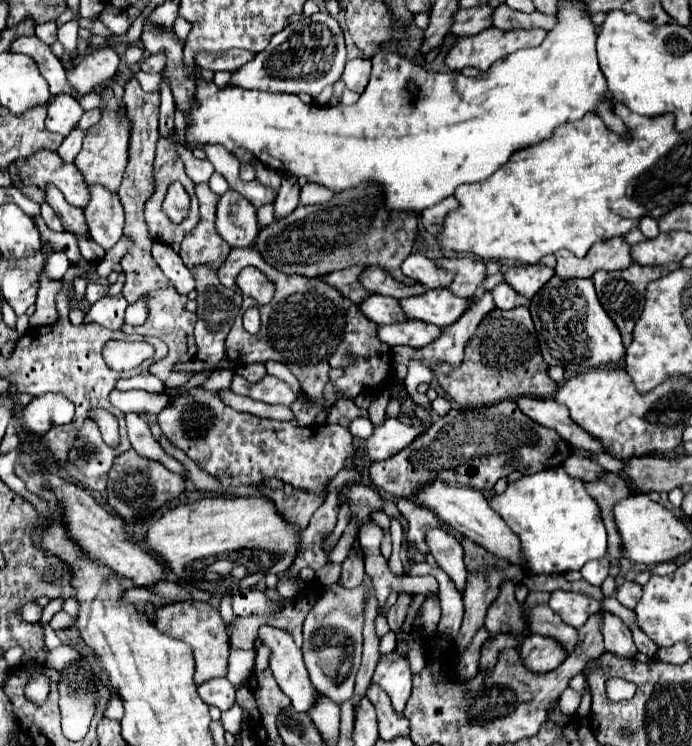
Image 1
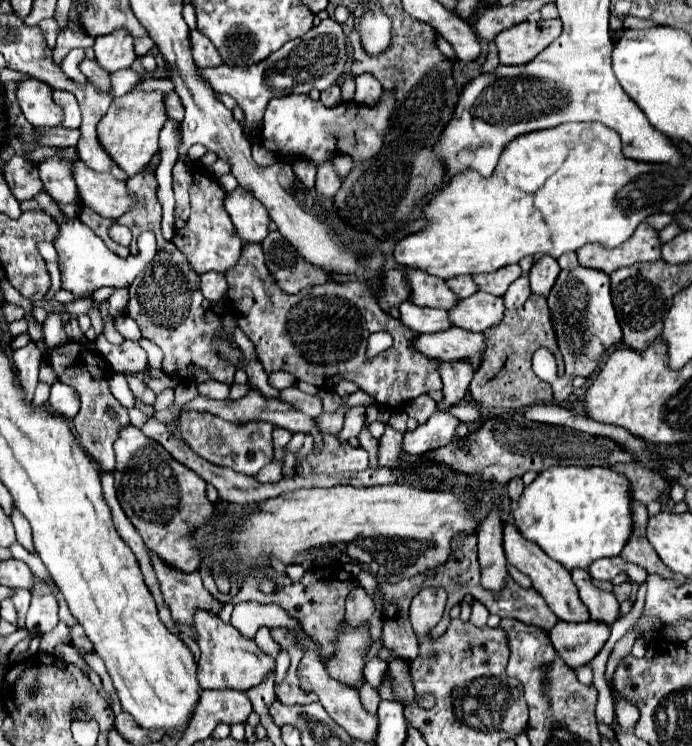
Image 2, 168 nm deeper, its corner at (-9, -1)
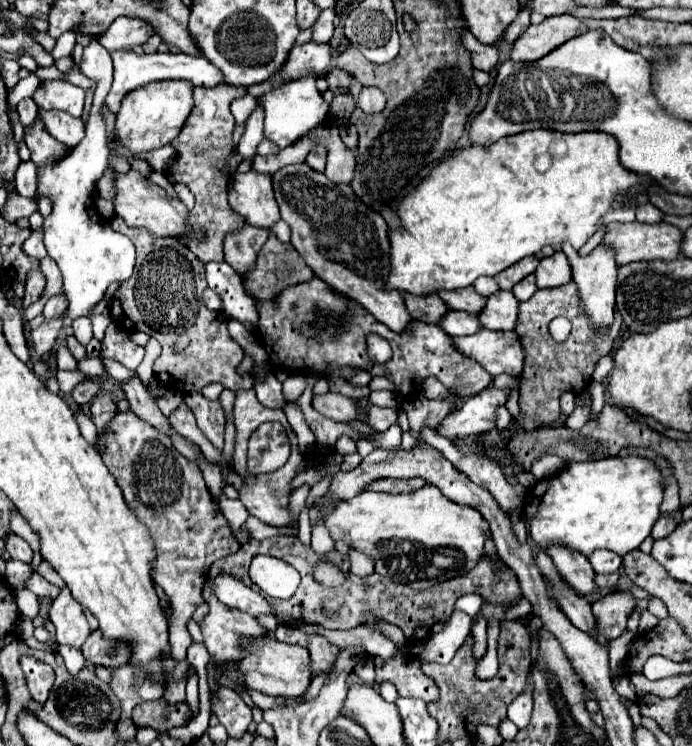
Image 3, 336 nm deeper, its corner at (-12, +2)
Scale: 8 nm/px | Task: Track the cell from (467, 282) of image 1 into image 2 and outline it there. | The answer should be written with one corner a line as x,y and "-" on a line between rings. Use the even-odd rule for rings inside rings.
505,265
493,273
481,273
481,275
471,275
475,285
485,291
485,293
491,293
491,295
497,295
501,297
507,287
521,275
521,267
519,265

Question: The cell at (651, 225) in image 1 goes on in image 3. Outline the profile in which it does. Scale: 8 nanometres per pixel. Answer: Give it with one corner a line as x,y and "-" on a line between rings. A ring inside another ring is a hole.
644,204
644,206
636,208
636,220
646,222
646,224
656,224
662,220
662,212
656,210
656,206
652,206
652,204

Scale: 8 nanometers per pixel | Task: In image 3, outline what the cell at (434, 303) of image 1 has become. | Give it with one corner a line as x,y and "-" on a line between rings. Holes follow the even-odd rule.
498,290
486,300
486,308
478,314
480,324
488,330
514,330
518,304
520,302
510,290

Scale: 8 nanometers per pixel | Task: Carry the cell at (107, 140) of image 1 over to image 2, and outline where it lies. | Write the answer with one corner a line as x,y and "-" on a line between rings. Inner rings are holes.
131,91
123,97
115,97
109,111
97,125
97,137
101,141
101,147
105,153
117,163
119,169
123,169
129,177
139,173
151,157
157,153
157,141
159,131
167,119
165,107
163,107
163,93
161,91

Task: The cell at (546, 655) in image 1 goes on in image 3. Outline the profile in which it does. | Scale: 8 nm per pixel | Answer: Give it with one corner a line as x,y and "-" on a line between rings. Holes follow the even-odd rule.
612,592
592,604
598,622
598,640
614,640
626,630
630,614
636,610
636,598
630,592

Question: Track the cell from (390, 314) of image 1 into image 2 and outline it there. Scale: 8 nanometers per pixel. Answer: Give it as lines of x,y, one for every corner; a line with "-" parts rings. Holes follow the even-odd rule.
403,301
399,305
401,323
409,327
413,333
437,333
451,327
447,319
447,311
433,307
419,307
411,301

